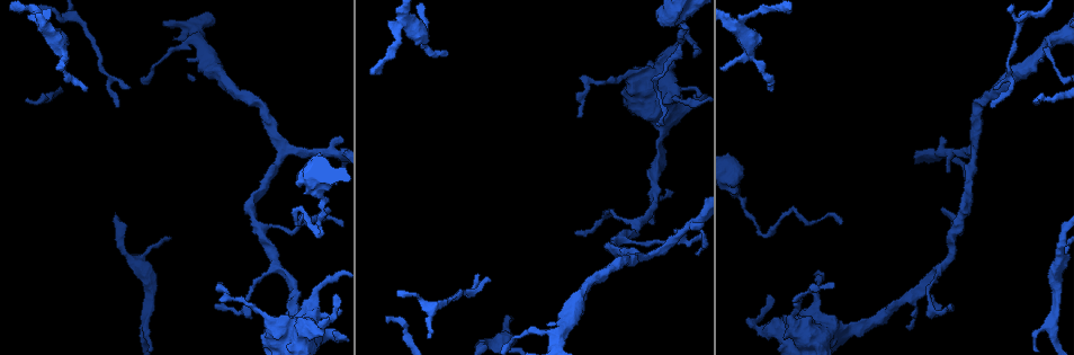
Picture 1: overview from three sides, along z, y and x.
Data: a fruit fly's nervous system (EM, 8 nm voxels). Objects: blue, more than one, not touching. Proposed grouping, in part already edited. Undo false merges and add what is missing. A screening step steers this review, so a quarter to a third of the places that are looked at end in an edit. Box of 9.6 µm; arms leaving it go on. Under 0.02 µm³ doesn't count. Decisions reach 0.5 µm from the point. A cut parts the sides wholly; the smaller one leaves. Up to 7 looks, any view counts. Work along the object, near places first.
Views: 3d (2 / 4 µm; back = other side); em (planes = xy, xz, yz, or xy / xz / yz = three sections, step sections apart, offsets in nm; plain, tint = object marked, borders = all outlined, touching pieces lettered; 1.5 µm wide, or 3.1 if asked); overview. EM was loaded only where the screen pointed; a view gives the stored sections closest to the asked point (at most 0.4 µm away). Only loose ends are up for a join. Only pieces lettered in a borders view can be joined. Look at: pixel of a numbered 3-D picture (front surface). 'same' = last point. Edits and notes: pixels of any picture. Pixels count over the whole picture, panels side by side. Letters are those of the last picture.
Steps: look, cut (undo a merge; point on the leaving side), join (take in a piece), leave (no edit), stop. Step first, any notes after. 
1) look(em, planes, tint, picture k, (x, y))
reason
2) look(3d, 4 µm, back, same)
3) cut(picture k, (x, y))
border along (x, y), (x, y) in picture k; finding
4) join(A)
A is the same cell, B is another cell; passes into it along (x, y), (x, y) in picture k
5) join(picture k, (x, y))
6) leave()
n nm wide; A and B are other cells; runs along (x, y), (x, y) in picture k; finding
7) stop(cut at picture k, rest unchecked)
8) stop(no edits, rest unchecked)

look(em, planes, borders, picture 1, (683, 43))
narrows sharply

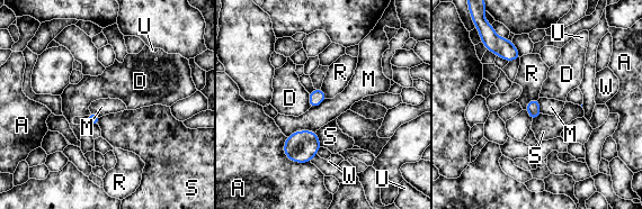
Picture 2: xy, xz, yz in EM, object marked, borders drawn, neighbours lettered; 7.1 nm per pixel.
leave()
90 nm wide; A, D, M, R, S, U and W are other cells; border along (315, 130), (295, 130), (286, 136) in picture 2; one neuron here

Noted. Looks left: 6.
look(em, planes, borders, picture 1, (577, 117))
long arm stops here

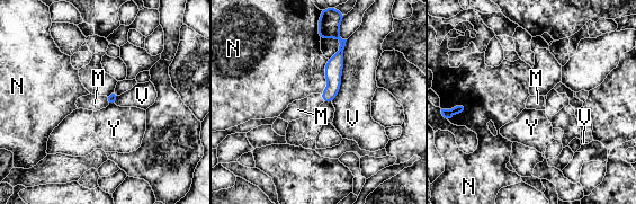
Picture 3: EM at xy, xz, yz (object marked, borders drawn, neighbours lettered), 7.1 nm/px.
join(M)
70 nm wide; M is the same cell, N, V and Y are other cells; the neuron continues

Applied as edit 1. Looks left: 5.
look(em, planes, borders, picture 1, (839, 223))
thin end

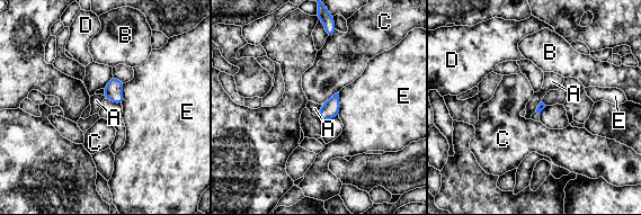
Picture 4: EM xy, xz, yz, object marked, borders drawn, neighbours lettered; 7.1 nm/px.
leave()
A, B, C, D and E are other cells; border along (321, 105), (317, 115) in picture 4; none of them fits

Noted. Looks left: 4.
stop(join at picture 3, rest unchecked)

